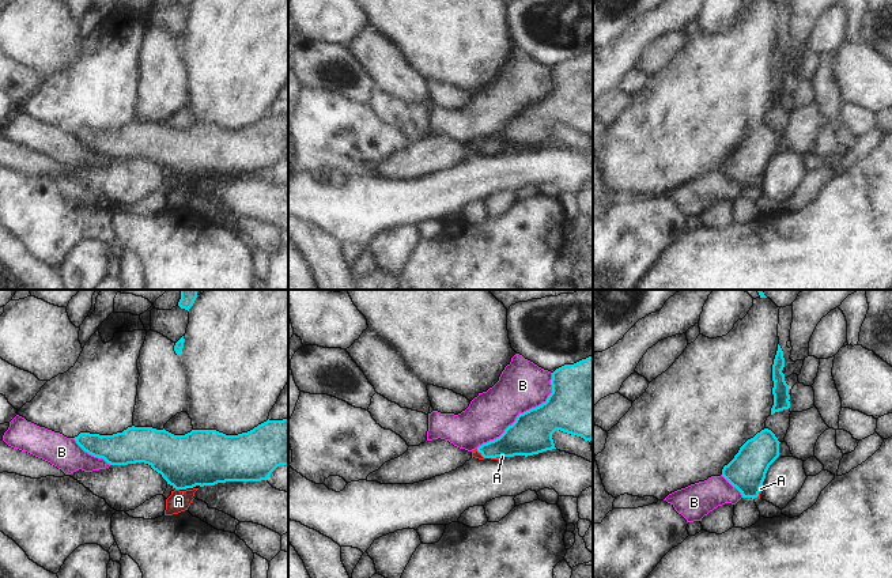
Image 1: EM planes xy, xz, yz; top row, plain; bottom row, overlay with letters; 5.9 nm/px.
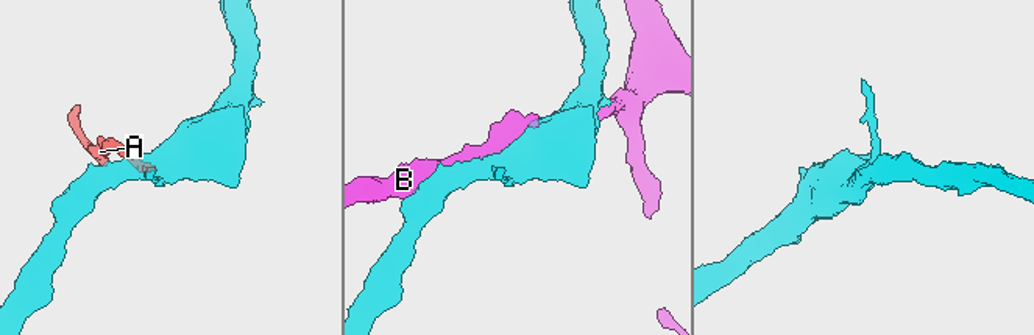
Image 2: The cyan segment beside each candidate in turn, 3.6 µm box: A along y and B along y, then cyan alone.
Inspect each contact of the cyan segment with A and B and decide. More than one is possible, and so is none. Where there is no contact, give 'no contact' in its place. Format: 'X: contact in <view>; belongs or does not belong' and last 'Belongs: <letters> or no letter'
A: contact in xy; belongs
B: contact in xz; does not belong
Belongs: A

